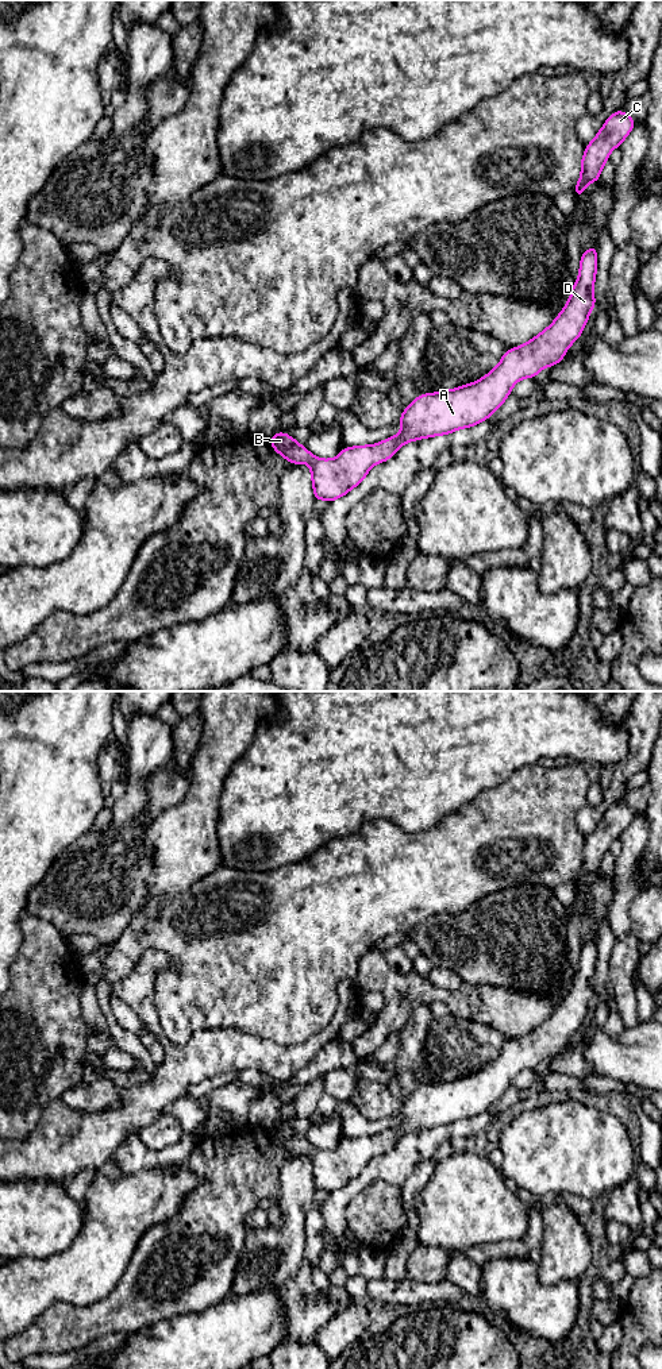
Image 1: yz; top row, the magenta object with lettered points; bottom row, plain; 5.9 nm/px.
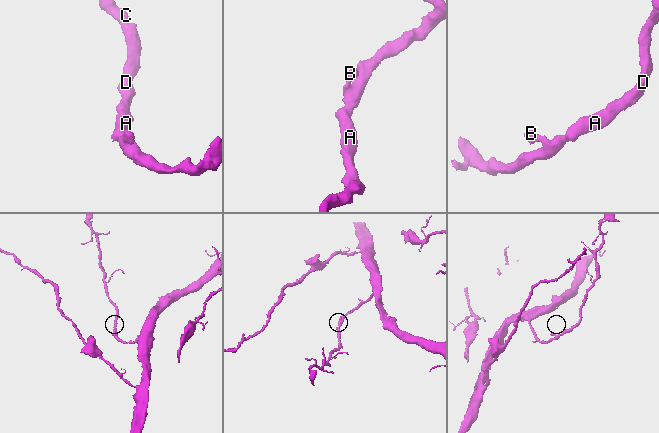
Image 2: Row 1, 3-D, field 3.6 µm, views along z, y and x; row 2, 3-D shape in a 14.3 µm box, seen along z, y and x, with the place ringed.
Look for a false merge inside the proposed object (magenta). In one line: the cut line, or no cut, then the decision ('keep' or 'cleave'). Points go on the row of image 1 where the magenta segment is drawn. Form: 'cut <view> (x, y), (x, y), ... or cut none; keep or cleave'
cut none; keep

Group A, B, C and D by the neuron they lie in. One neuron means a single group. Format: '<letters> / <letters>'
A B C D

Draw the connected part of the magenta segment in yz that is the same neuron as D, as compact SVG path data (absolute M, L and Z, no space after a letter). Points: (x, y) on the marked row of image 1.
M592 246L581 255L578 278L565 308L544 331L523 346L508 348L484 378L455 389L417 396L403 409L399 435L374 446L345 447L334 459L316 458L281 431L269 440L270 446L292 464L311 466L313 500L332 502L346 495L376 463L390 459L403 444L449 435L488 420L504 404L517 381L535 379L540 370L559 363L581 336L596 306L596 273L597 247Z

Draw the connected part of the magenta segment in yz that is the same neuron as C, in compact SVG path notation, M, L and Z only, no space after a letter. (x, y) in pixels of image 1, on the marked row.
M619 109L608 116L596 138L585 146L581 159L581 177L574 188L576 198L585 193L588 184L600 180L601 169L609 159L609 154L615 147L620 147L623 140L635 127L634 117Z

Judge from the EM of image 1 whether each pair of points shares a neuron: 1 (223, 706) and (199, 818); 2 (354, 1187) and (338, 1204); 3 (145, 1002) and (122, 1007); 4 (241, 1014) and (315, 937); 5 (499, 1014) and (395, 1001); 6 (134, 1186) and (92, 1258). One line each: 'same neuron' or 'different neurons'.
1: same neuron
2: same neuron
3: different neurons
4: same neuron
5: same neuron
6: same neuron

